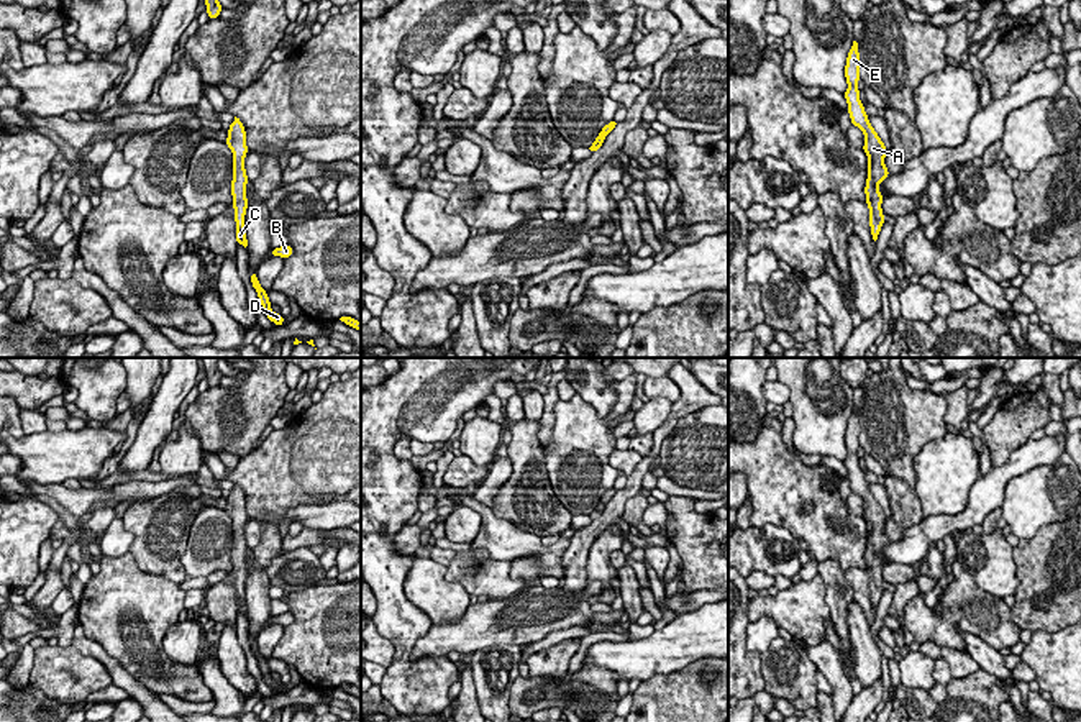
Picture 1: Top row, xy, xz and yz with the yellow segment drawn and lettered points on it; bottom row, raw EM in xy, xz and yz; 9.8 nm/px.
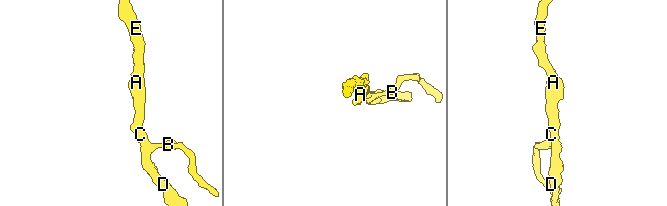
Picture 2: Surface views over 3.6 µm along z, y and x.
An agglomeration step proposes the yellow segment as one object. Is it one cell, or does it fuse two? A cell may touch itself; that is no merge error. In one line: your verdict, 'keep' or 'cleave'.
keep

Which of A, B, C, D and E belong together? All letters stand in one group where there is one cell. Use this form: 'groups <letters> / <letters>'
groups A B C D E

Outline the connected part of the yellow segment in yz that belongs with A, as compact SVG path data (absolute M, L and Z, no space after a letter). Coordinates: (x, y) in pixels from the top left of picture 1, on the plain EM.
M853 409L848 418L845 445L848 456L843 461L848 469L848 481L851 492L858 494L864 502L863 519L868 523L868 546L864 553L866 573L869 576L871 605L876 609L886 584L883 583L883 561L878 558L879 551L891 542L884 533L886 514L879 502L871 494L864 473L860 468L858 448L860 448L860 420L858 410Z

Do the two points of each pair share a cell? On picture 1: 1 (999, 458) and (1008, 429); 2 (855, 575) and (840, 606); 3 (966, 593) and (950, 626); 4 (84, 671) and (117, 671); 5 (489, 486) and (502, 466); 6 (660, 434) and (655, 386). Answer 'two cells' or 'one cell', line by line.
1: one cell
2: two cells
3: one cell
4: two cells
5: one cell
6: two cells

